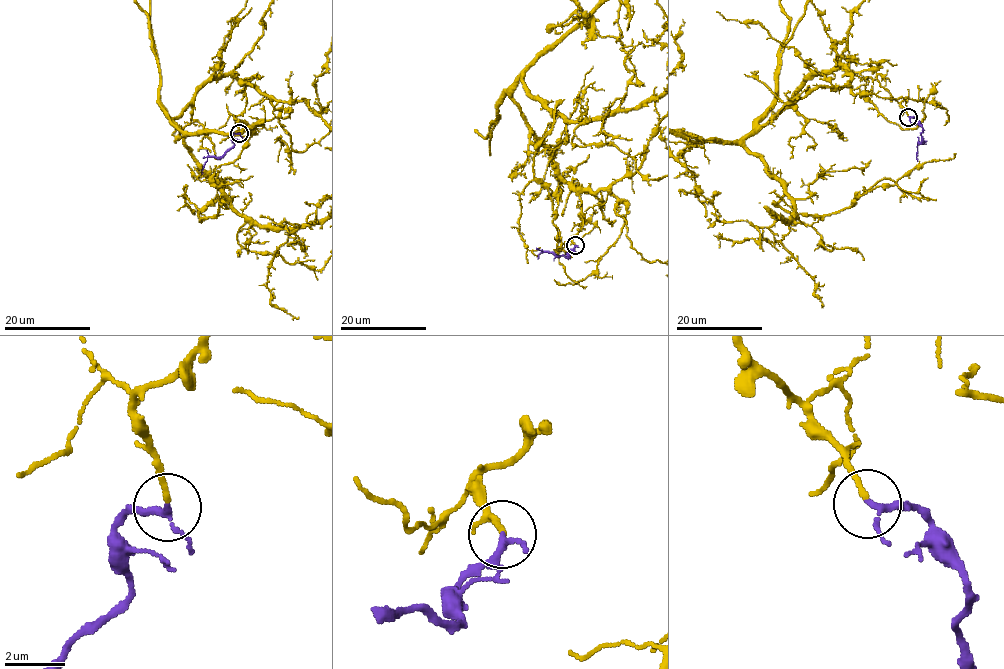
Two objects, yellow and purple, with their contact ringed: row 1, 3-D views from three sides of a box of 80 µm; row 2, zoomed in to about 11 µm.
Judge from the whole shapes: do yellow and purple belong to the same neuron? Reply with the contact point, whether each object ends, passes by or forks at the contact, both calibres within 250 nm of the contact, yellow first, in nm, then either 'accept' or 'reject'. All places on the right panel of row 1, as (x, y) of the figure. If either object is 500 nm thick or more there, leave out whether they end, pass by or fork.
place (908, 117); yellow ends; purple passes by; calibres 170 and 170 nm; accept

